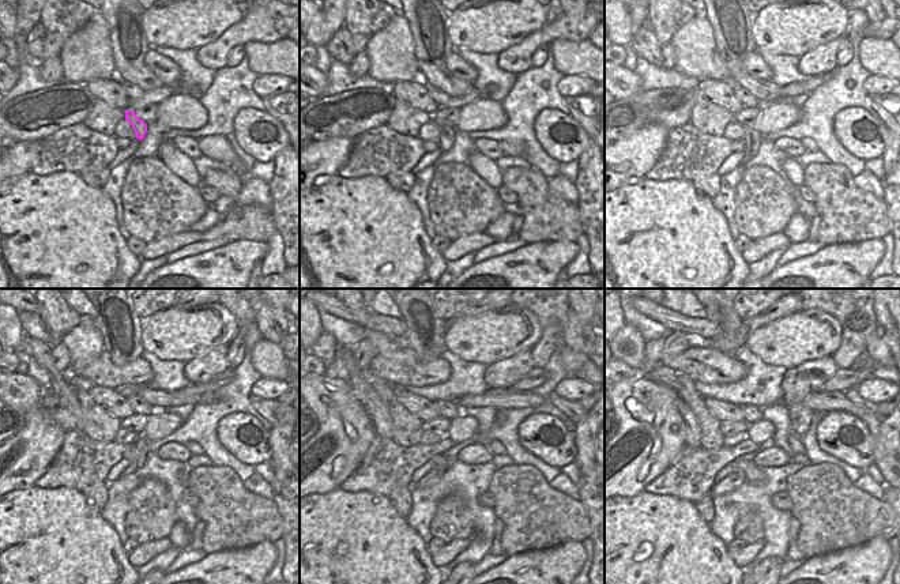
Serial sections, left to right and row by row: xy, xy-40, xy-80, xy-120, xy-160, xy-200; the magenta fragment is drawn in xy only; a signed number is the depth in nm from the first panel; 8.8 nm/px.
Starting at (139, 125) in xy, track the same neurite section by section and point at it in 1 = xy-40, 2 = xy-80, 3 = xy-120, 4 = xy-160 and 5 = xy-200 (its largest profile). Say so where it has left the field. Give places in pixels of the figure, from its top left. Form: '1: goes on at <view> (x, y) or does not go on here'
1: goes on at xy-40 (447, 136)
2: goes on at xy-80 (752, 139)
3: goes on at xy-120 (142, 443)
4: goes on at xy-160 (433, 475)
5: goes on at xy-200 (731, 482)

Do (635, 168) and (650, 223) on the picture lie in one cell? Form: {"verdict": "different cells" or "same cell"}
{"verdict": "different cells"}

